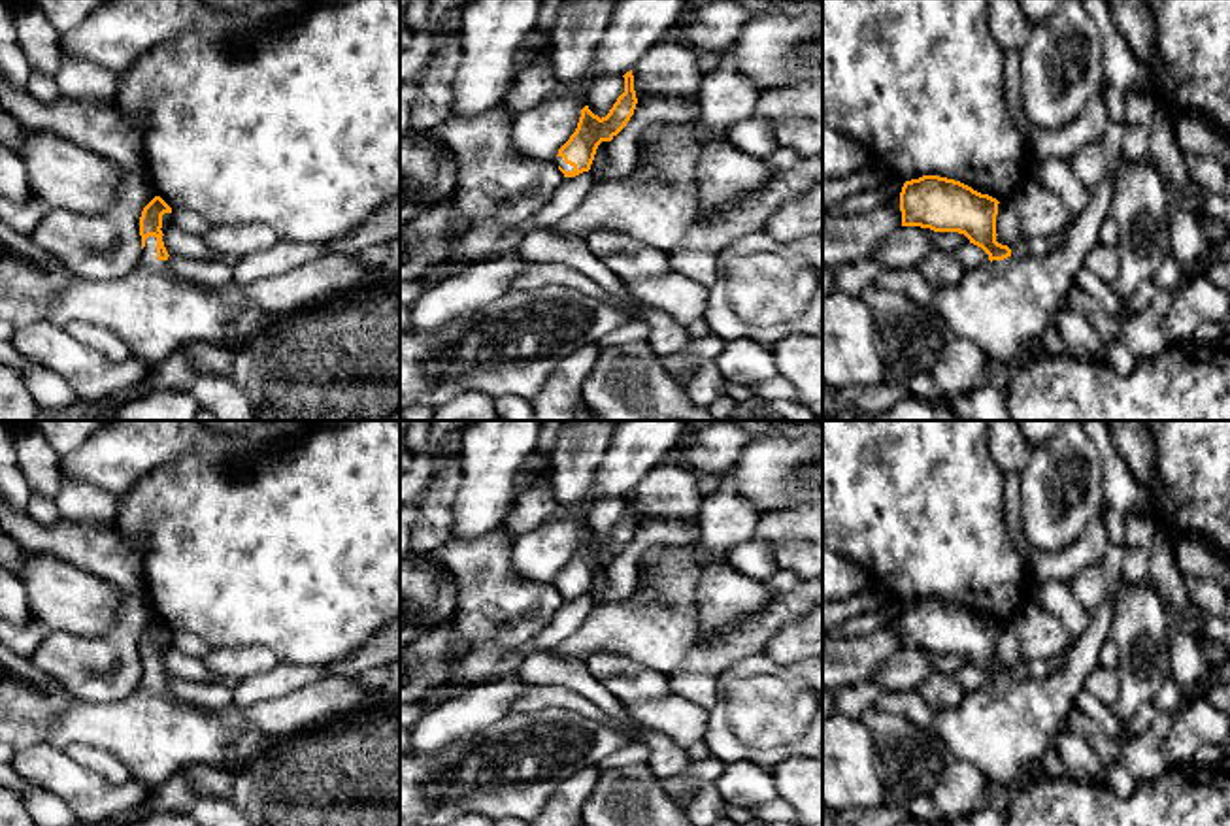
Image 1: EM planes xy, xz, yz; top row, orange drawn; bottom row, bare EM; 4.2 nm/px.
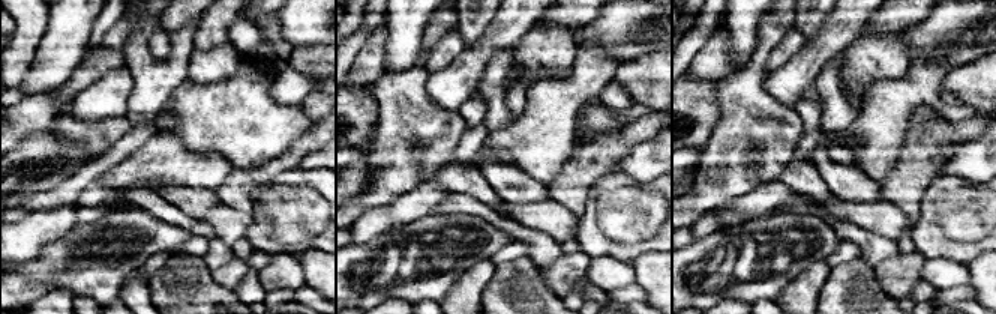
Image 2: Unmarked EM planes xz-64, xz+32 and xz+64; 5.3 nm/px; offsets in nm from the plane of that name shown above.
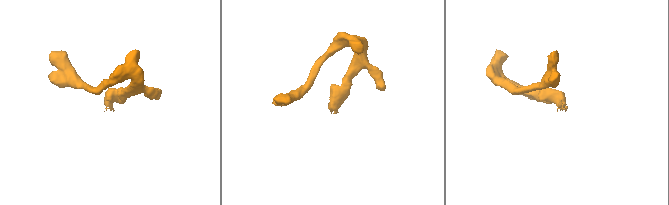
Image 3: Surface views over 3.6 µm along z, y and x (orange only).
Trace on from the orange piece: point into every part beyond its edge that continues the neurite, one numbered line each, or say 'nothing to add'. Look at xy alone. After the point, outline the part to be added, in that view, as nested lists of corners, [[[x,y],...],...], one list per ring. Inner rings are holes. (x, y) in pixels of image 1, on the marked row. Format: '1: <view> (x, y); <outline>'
1: xy (151, 308); [[[149,236],[138,264],[126,275],[109,281],[75,277],[55,296],[49,322],[66,326],[72,321],[85,321],[108,328],[126,341],[134,356],[157,366],[196,341],[241,349],[270,319],[272,315],[249,296],[247,287],[234,279],[223,287],[181,279],[168,260],[157,258],[157,238]]]

